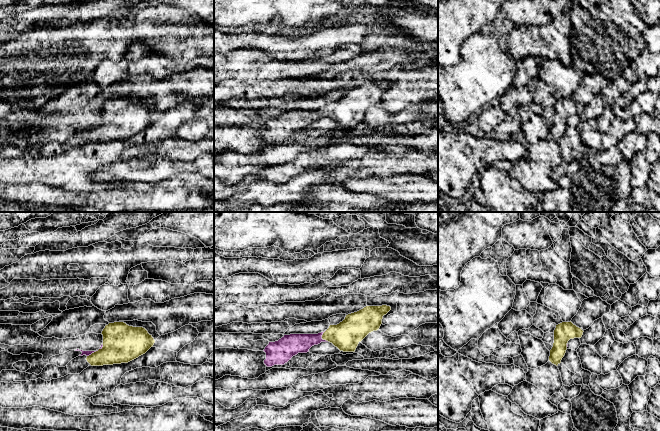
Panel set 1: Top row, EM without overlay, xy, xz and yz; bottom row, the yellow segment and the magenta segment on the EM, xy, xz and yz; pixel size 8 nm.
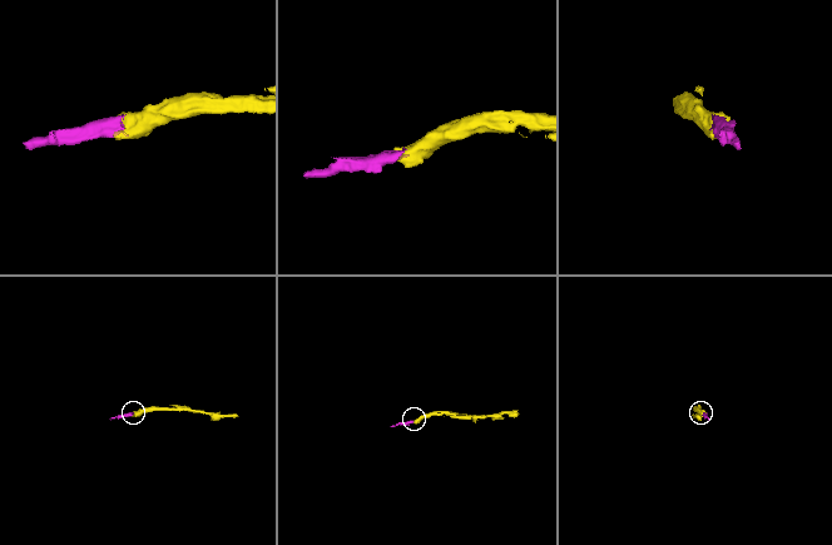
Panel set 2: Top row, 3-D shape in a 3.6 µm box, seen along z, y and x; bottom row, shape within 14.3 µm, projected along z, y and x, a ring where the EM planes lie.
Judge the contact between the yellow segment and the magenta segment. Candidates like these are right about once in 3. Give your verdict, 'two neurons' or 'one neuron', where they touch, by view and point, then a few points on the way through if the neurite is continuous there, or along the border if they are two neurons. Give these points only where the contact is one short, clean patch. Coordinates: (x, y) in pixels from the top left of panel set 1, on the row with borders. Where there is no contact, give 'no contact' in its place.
one neuron; meets yellow in xy at (96, 351); runs through xy (122, 343), (112, 351), (96, 351), (87, 353)

